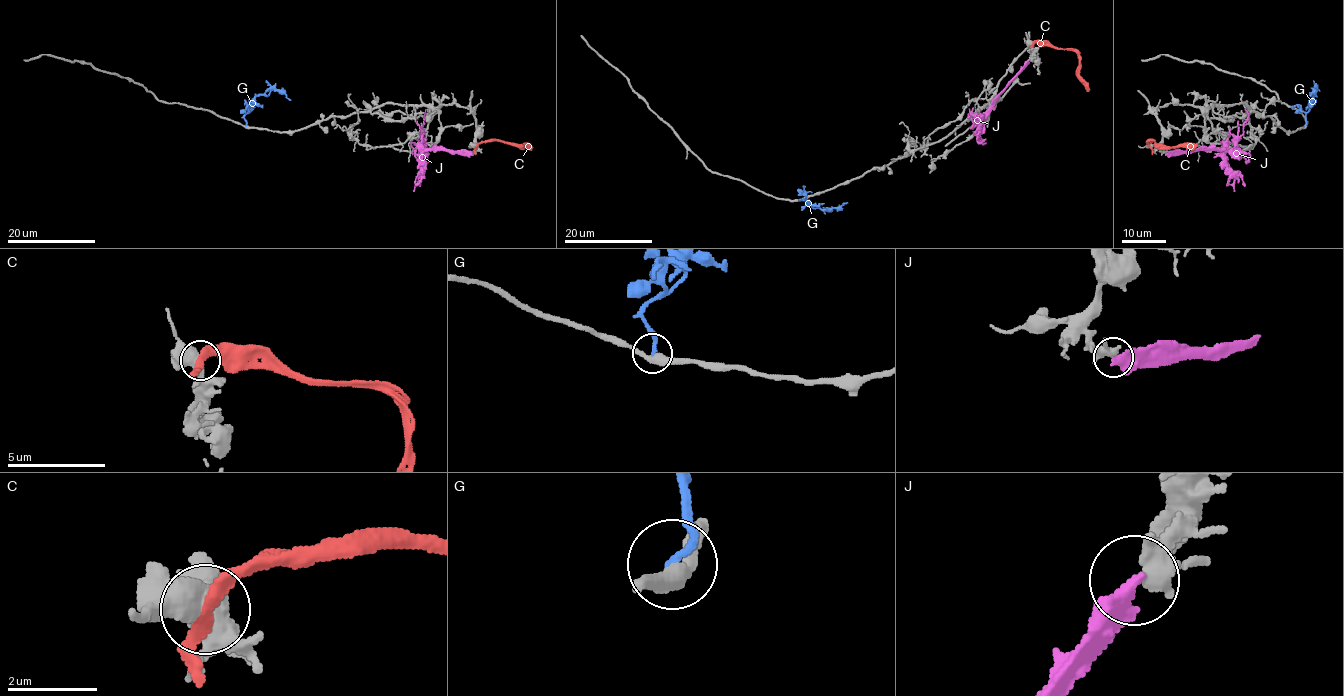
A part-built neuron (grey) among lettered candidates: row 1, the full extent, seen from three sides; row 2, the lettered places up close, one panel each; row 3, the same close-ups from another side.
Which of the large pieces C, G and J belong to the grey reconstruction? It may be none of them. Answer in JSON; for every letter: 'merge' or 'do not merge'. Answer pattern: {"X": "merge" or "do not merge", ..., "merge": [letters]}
{"C": "do not merge", "G": "do not merge", "J": "do not merge", "merge": []}

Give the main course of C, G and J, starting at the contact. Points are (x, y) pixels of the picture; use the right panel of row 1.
C: (1150, 147), (1151, 140), (1161, 147), (1197, 143)
G: (1304, 126), (1310, 98), (1316, 95), (1315, 89), (1308, 99)
J: (1165, 153), (1232, 151), (1249, 115), (1244, 109)

